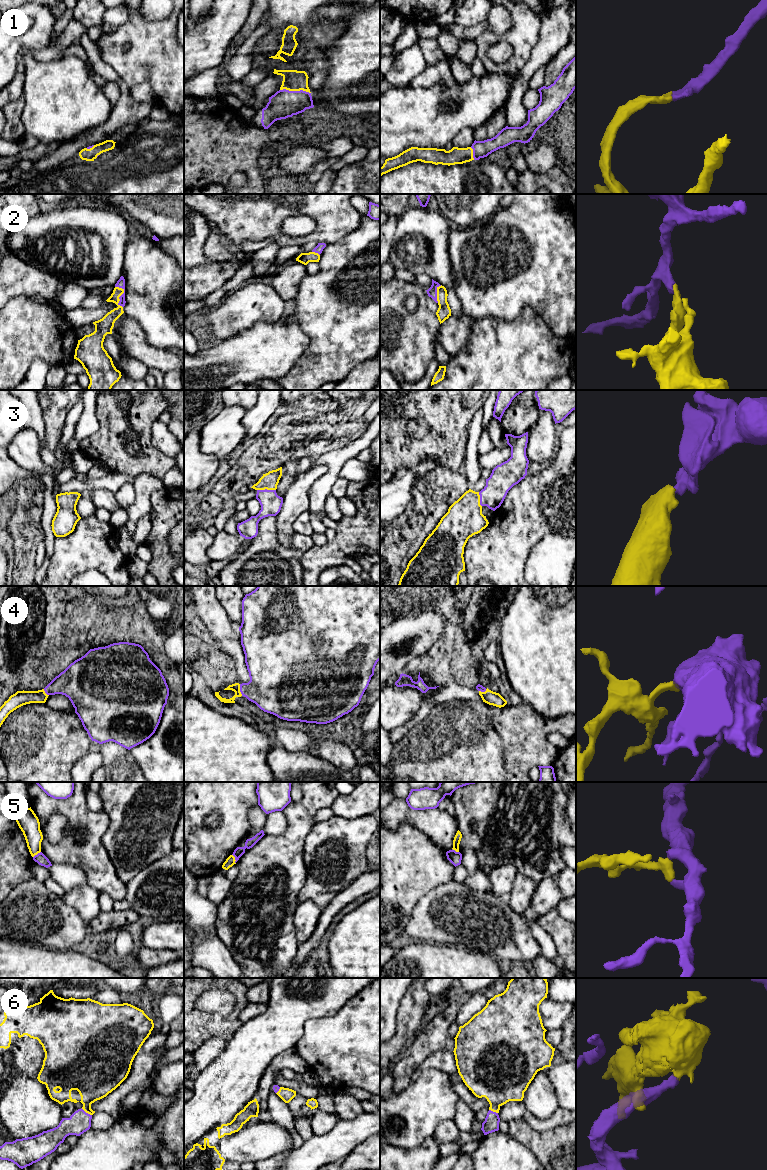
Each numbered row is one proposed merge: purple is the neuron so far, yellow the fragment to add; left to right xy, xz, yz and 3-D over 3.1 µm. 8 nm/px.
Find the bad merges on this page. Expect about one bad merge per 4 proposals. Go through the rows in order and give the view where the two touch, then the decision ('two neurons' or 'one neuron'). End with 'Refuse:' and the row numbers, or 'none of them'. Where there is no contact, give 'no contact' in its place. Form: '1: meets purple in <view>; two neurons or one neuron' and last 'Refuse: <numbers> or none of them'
1: meets purple in xz; one neuron
2: meets purple in xy; one neuron
3: meets purple in xz; one neuron
4: meets purple in xz; one neuron
5: meets purple in xz; two neurons
6: meets purple in xy; one neuron
Refuse: 5

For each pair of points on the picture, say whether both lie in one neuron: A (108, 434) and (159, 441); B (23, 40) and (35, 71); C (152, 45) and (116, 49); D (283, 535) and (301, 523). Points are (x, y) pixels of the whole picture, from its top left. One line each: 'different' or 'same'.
A: different
B: different
C: same
D: different

